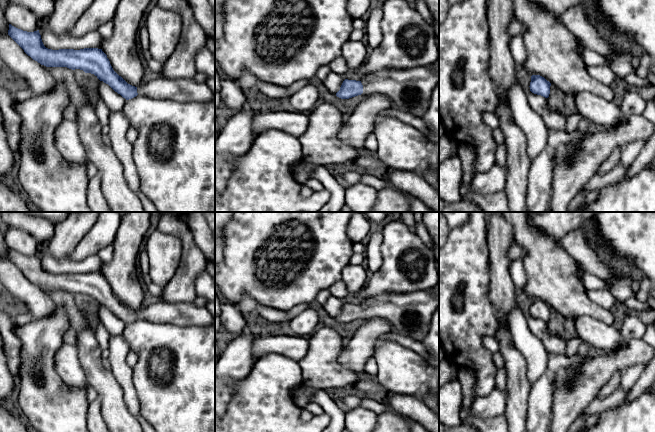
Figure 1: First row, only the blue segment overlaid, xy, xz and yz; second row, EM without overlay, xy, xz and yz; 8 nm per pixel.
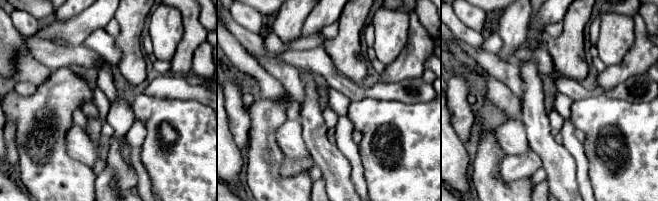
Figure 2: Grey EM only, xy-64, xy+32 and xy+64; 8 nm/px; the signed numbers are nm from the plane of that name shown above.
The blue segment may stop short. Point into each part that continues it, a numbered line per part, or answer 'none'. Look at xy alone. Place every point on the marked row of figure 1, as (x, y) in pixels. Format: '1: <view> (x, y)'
1: xy (179, 89)

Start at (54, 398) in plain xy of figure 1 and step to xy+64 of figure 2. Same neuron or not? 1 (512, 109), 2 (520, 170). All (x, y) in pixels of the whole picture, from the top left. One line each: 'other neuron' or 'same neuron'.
1: other neuron
2: other neuron

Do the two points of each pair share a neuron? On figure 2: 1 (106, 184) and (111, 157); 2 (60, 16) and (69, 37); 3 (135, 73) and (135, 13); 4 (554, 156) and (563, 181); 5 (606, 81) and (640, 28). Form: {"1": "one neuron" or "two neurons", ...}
{"1": "one neuron", "2": "two neurons", "3": "one neuron", "4": "one neuron", "5": "one neuron"}

